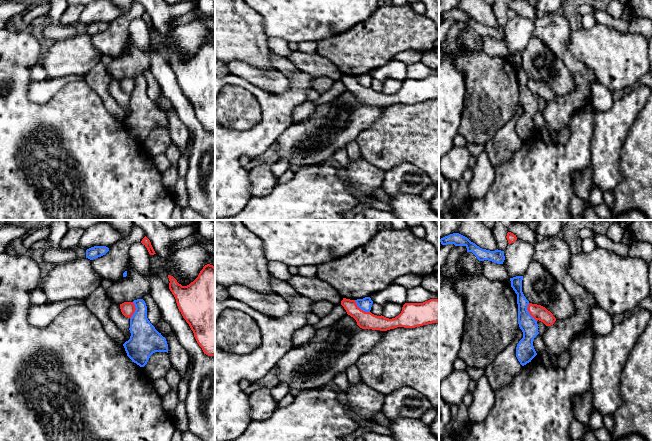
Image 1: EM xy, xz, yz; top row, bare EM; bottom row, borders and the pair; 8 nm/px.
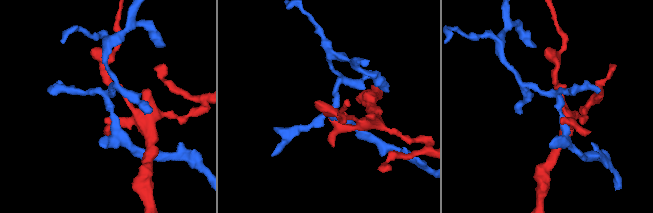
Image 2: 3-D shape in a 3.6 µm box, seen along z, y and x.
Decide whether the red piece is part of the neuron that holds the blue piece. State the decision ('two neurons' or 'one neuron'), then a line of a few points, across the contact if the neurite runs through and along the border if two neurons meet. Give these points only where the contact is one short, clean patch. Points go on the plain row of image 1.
two neurons; line xz (354, 76), (361, 85), (369, 88)

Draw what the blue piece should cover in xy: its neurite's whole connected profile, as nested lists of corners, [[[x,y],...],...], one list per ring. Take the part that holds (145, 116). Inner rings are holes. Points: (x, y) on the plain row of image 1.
[[[143,75],[133,77],[135,88],[130,94],[130,115],[123,122],[127,132],[144,143],[155,128],[167,128],[166,114],[159,109],[147,94],[147,82]]]

